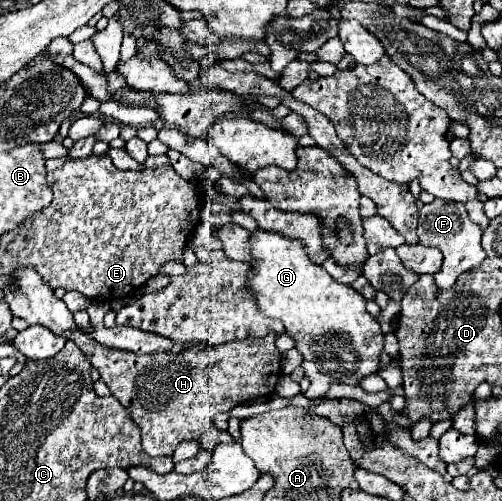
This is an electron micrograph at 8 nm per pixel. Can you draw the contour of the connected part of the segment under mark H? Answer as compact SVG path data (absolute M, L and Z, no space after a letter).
M82 330L66 332L64 334L68 340L76 342L76 346L84 352L84 356L90 360L90 364L100 372L100 380L110 388L112 396L120 400L124 408L128 408L132 420L142 432L142 450L148 456L166 456L172 454L174 448L182 440L192 440L200 438L206 430L212 428L214 416L218 412L228 412L234 406L270 396L276 388L278 382L278 370L280 370L280 358L282 354L276 350L274 340L276 336L264 336L264 338L248 338L248 340L238 340L238 342L228 342L228 344L212 344L210 348L204 350L188 350L182 354L130 354L126 350L114 350L106 348L94 338Z

